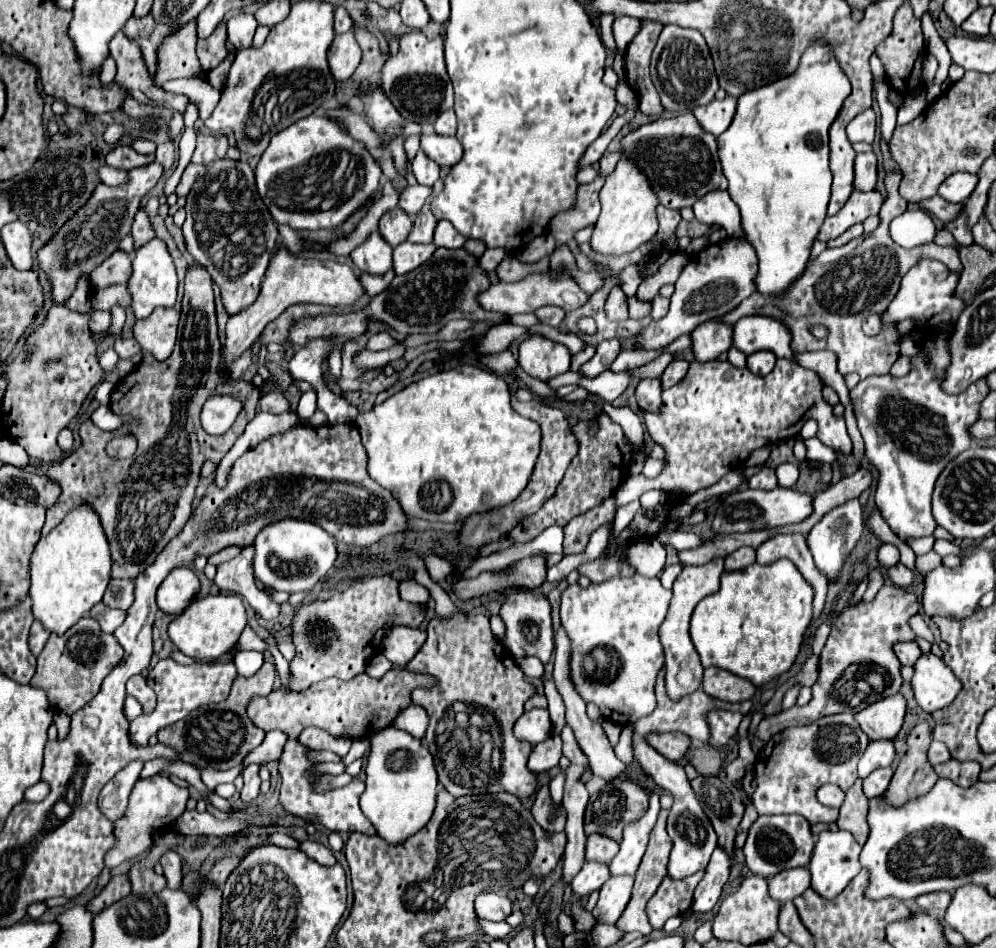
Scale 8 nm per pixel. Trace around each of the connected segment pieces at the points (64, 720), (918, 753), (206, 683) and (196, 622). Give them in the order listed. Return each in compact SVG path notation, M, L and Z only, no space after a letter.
M57 712L55 716L53 716L53 724L57 726L57 734L59 734L59 738L65 738L67 734L69 734L69 716L65 714L65 712Z
M927 722L917 724L909 738L909 750L907 754L901 758L893 780L887 788L887 792L883 794L885 802L889 802L891 806L903 806L905 802L923 796L925 792L929 792L933 788L933 784L937 782L937 774L933 770L933 766L925 760L925 752L929 748L929 740L931 740L931 728Z
M173 658L159 660L153 666L153 670L147 674L147 684L157 694L157 706L149 716L139 716L131 722L129 738L133 740L135 746L145 746L153 734L157 734L161 728L185 718L193 708L197 708L201 704L223 702L229 696L231 682L235 676L237 676L237 670L235 670L233 662L231 664L215 664L215 666L209 666L209 664L181 666Z
M209 594L205 598L193 600L175 620L169 624L169 638L187 656L193 658L219 658L225 654L239 638L247 624L245 606L235 594Z

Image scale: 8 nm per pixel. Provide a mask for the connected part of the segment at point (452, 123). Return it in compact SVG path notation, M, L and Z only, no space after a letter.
M443 112L437 120L435 120L435 132L443 134L443 136L455 136L455 128L457 128L457 118L455 112Z

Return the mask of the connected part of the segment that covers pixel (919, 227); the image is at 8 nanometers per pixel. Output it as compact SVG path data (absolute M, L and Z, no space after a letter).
M917 208L903 212L891 222L891 238L903 248L915 248L915 246L923 246L925 242L933 242L935 234L937 228L931 216Z

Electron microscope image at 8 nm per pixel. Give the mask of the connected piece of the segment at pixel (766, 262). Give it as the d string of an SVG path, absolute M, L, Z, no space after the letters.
M817 42L807 48L801 58L801 66L793 76L787 76L777 84L767 84L765 88L745 92L745 96L737 100L737 112L731 126L717 136L719 162L725 178L729 180L731 200L741 210L741 228L745 232L745 240L755 248L759 258L755 286L763 296L785 294L807 268L813 242L827 216L827 202L831 194L827 130L849 92L849 78L839 68L831 48Z

